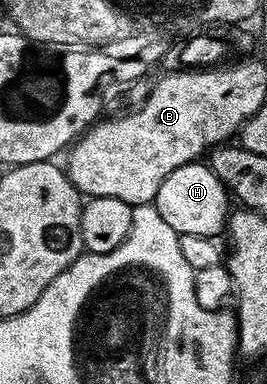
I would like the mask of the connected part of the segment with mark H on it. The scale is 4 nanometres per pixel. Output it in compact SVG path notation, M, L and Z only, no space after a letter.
M202 161L183 164L163 181L160 193L162 197L170 197L170 209L166 207L160 209L162 219L166 220L180 236L214 237L225 232L230 216L230 208L228 209L230 193L209 164Z

